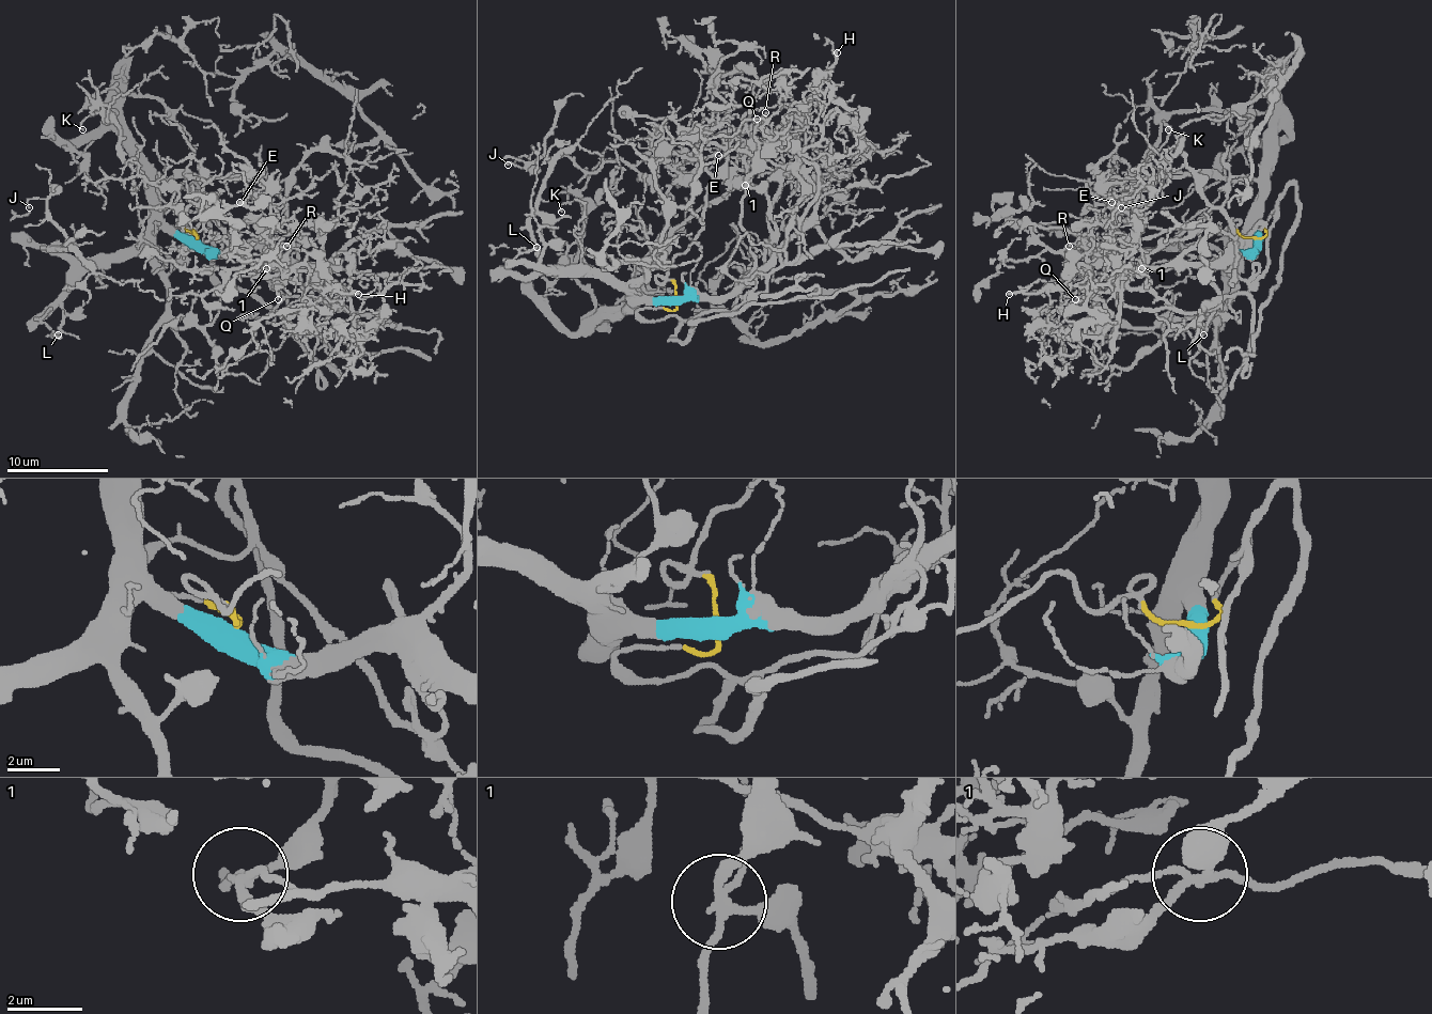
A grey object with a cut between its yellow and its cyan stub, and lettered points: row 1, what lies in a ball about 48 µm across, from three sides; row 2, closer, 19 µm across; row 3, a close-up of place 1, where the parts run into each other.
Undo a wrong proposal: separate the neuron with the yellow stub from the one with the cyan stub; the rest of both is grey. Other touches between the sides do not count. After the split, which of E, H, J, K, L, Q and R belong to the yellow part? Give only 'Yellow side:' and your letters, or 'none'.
Yellow side: E, H, Q, R

